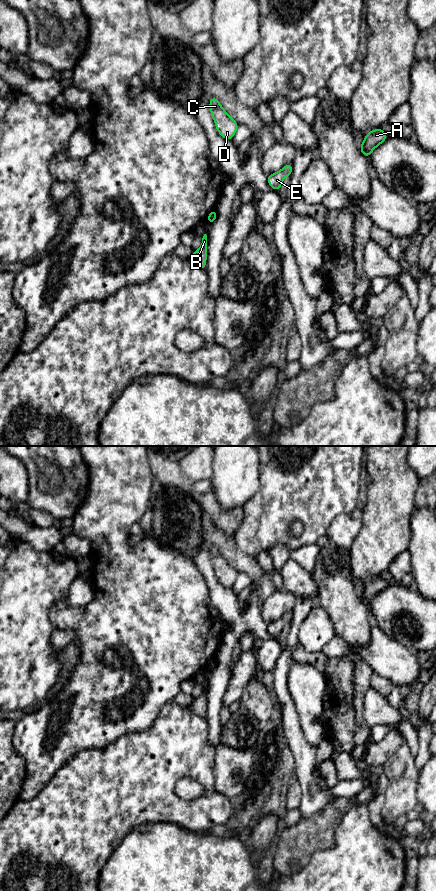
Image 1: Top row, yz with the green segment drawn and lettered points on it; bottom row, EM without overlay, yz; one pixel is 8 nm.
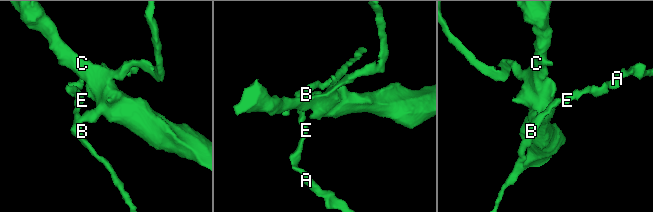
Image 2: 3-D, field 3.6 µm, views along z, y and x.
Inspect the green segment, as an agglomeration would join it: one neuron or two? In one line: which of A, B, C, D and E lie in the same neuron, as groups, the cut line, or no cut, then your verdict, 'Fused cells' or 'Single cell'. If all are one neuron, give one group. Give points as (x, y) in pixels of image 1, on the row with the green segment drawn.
Groups: A B E / C D. Split along yz (215, 217), (208, 219). Fused cells

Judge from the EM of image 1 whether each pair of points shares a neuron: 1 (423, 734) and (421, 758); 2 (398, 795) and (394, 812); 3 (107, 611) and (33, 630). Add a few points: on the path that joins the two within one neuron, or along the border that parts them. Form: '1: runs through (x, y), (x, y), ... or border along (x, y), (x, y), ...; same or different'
1: runs through (423, 740), (423, 752); same
2: runs through (398, 799), (394, 808); same
3: border along (57, 602), (50, 609), (50, 622), (54, 629); different

